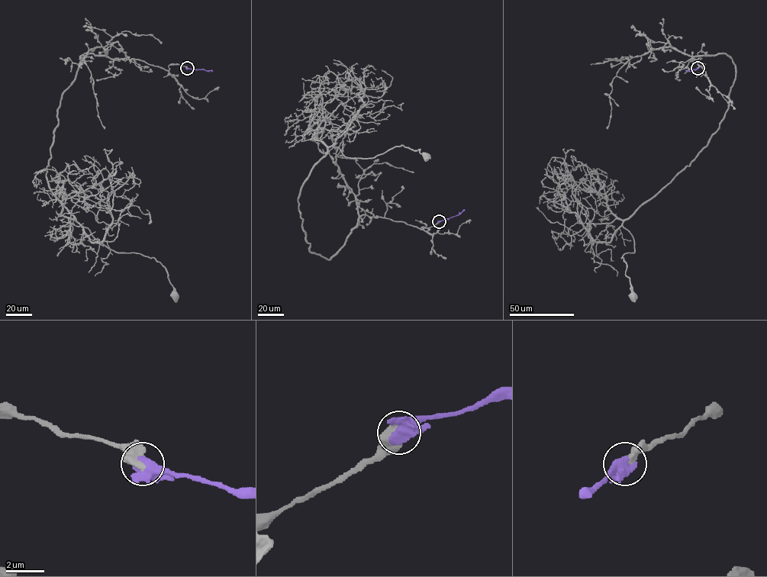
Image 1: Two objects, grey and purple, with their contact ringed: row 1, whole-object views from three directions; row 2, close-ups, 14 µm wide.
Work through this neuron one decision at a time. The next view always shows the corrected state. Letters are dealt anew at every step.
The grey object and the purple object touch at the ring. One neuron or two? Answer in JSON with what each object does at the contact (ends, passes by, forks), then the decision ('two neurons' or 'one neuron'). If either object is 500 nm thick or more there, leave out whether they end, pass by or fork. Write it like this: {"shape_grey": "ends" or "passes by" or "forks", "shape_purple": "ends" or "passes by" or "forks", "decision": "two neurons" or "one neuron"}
{"decision": "one neuron"}

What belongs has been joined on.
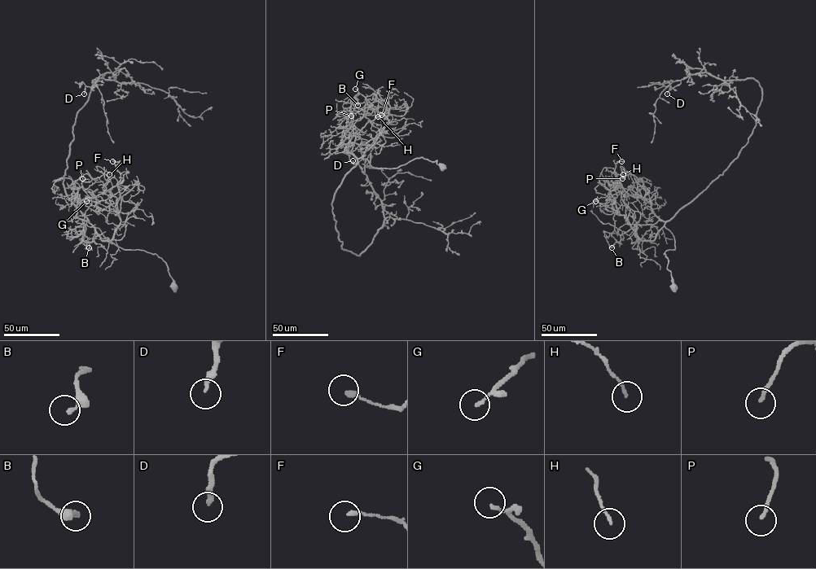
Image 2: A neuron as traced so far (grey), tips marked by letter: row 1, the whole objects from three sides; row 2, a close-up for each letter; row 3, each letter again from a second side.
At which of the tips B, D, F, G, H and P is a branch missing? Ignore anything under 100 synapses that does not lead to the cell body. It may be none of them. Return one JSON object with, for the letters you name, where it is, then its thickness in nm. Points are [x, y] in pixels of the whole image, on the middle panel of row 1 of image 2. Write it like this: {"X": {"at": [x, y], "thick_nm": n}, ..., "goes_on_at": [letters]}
{"goes_on_at": []}

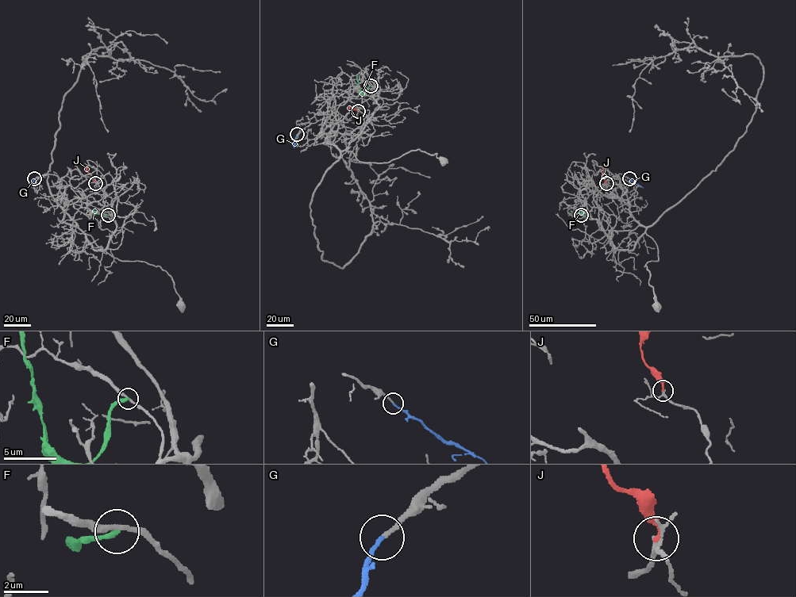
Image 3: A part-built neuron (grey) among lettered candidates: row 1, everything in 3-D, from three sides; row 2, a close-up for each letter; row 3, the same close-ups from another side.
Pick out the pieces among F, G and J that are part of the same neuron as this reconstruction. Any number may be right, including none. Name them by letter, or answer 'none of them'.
G

